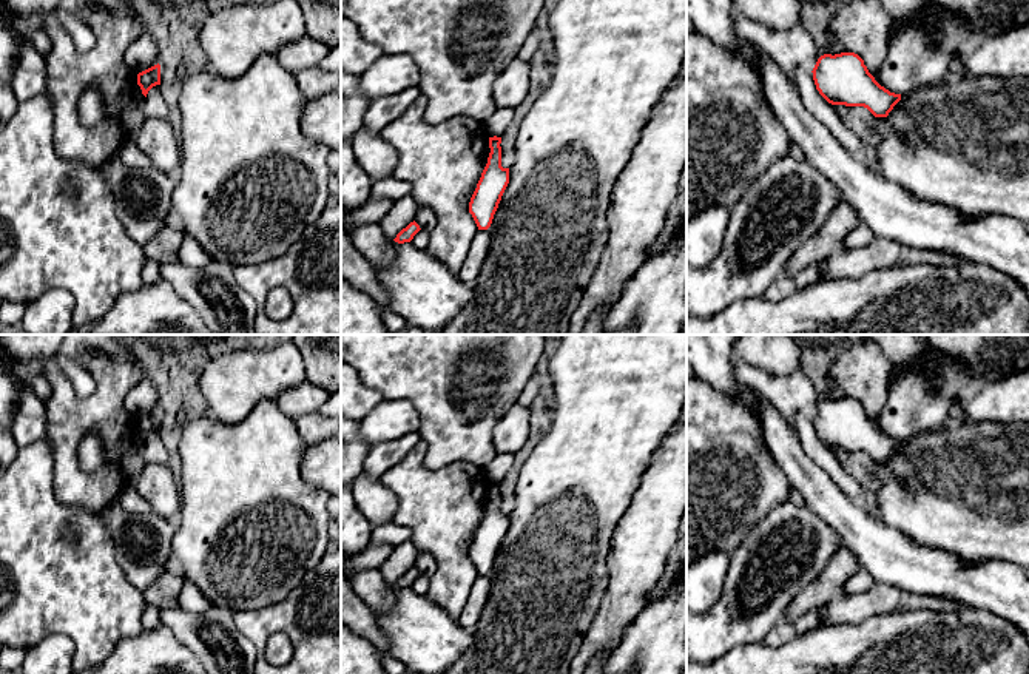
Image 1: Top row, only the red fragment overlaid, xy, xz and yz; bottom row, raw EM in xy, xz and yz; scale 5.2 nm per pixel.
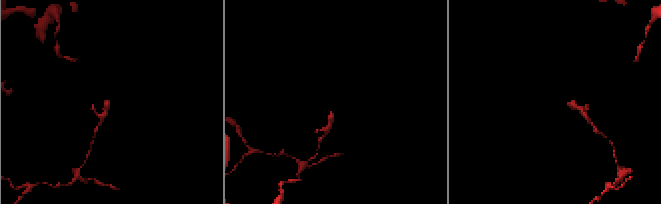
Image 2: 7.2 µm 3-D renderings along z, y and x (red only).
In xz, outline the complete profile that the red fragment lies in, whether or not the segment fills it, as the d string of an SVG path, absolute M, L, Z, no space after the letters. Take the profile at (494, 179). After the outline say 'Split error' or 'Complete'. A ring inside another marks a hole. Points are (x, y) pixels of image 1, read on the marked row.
M489 137L489 157L469 202L478 230L488 230L509 184L509 168L501 167L501 137Z. Complete

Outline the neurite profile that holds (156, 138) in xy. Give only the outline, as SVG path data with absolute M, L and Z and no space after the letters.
M147 119L133 142L148 156L151 167L168 176L177 176L180 145L168 119Z

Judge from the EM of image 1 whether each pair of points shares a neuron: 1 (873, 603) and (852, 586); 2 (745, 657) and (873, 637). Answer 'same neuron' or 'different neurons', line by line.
1: different neurons
2: same neuron

